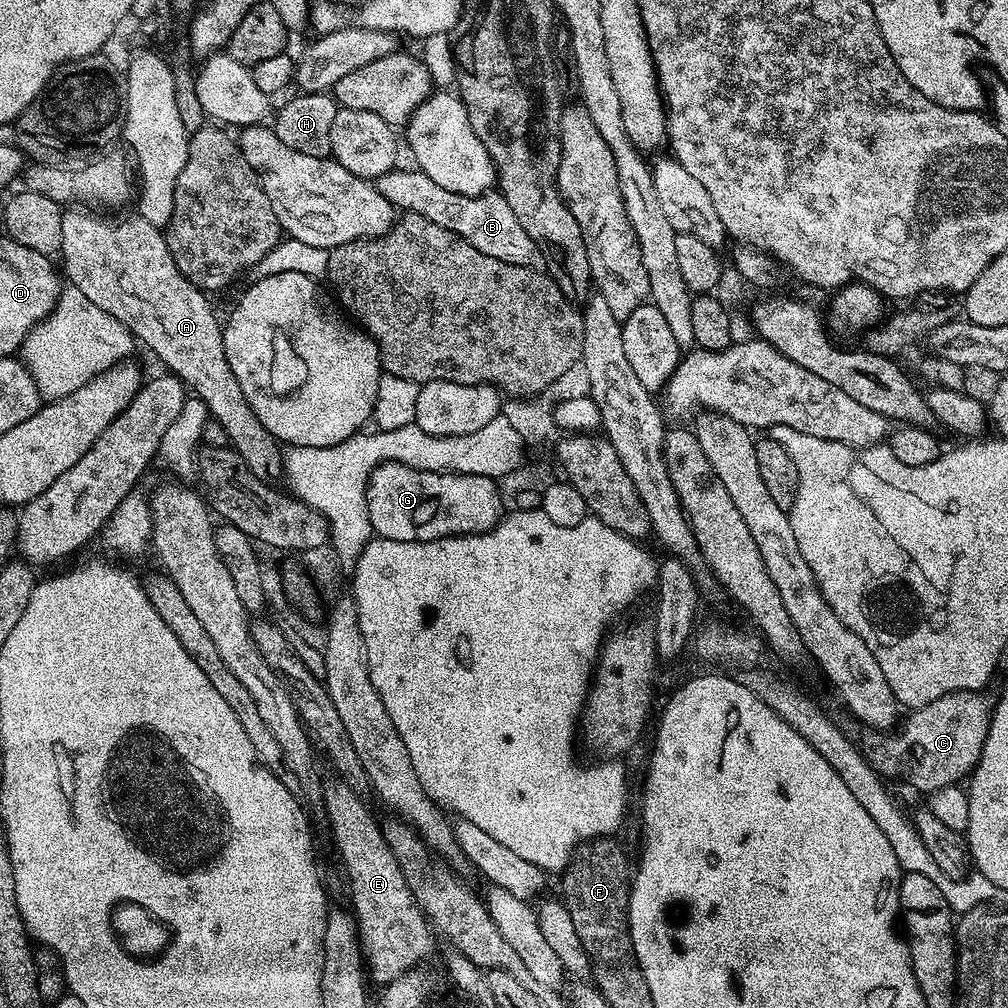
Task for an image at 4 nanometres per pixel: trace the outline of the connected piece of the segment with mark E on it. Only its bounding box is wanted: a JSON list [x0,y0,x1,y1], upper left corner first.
[322,778,433,986]

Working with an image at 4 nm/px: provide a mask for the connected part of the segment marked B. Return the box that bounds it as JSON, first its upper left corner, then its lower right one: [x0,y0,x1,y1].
[374,166,545,271]

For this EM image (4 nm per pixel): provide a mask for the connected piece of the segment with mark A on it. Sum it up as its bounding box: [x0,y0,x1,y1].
[58,206,284,481]

